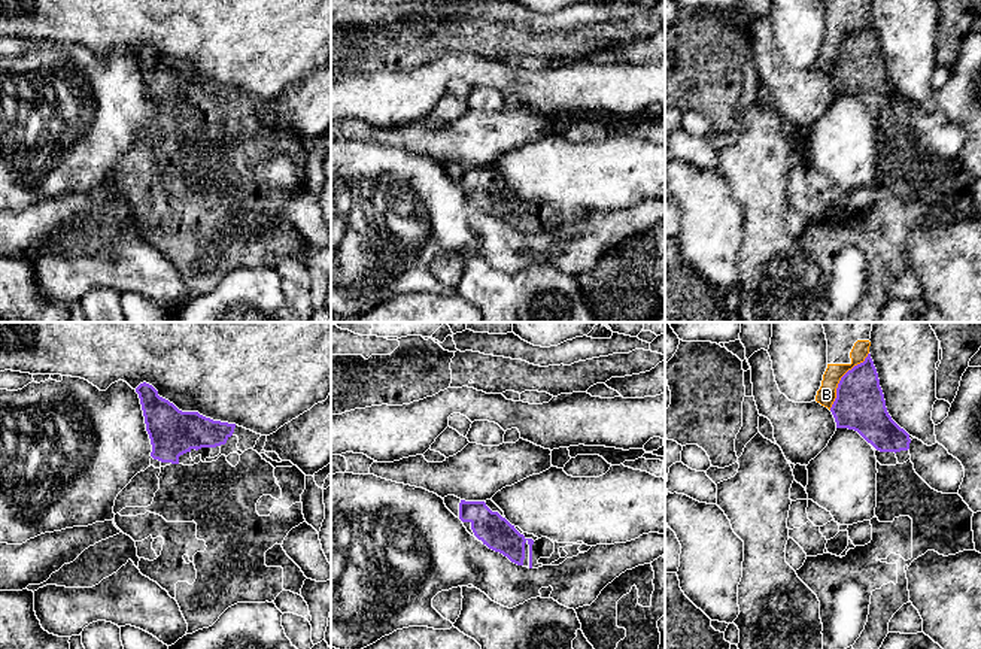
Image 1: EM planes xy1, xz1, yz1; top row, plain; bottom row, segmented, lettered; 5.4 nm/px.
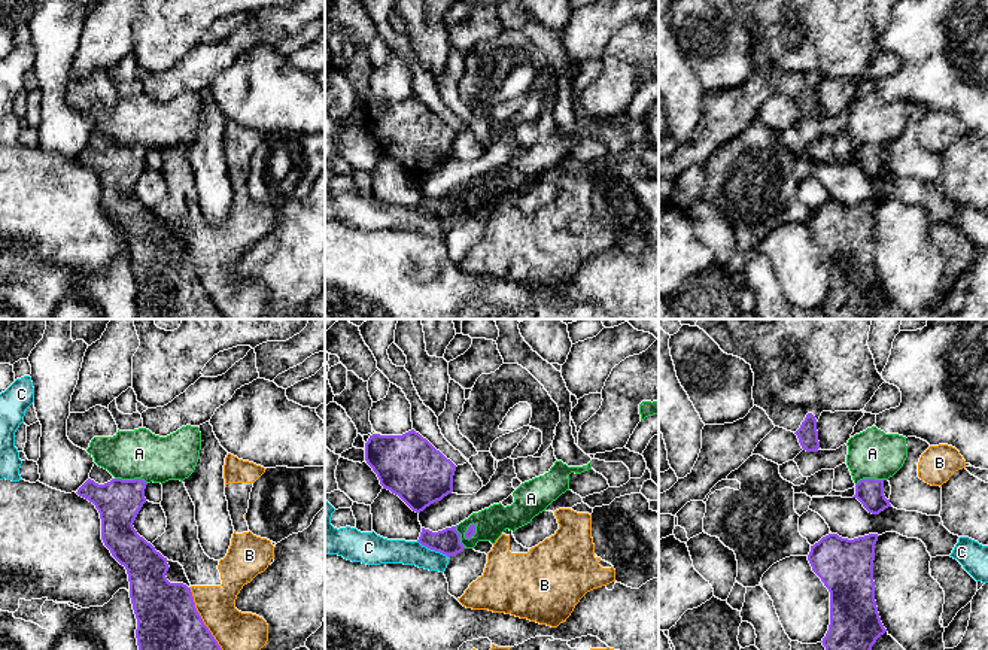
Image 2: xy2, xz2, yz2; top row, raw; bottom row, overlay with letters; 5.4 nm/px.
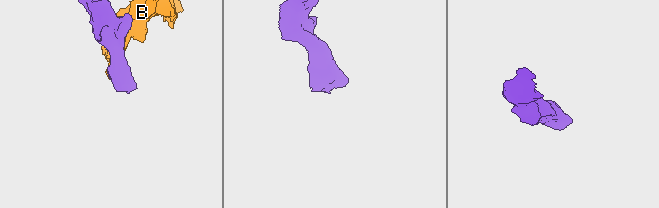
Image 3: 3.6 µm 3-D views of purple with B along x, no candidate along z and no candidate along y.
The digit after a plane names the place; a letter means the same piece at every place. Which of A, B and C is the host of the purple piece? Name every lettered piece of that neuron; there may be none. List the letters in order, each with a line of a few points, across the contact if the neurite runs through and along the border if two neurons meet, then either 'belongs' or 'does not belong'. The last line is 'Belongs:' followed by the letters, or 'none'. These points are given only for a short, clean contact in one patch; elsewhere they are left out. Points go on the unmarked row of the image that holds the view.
A: xy2 (115, 143), (142, 145), (146, 149) | does not belong
B: does not belong
C: xz2 (418, 206), (449, 224) | does not belong
Belongs: none

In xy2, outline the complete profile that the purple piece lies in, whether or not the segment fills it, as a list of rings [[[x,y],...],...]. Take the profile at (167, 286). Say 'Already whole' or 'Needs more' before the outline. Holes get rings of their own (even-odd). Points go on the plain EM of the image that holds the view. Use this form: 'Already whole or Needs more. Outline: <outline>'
Already whole. Outline: [[[88,145],[76,158],[98,176],[101,206],[127,236],[139,319],[224,319],[197,277],[191,253],[167,246],[167,224],[133,192],[146,168],[146,151],[142,145],[104,151]]]

